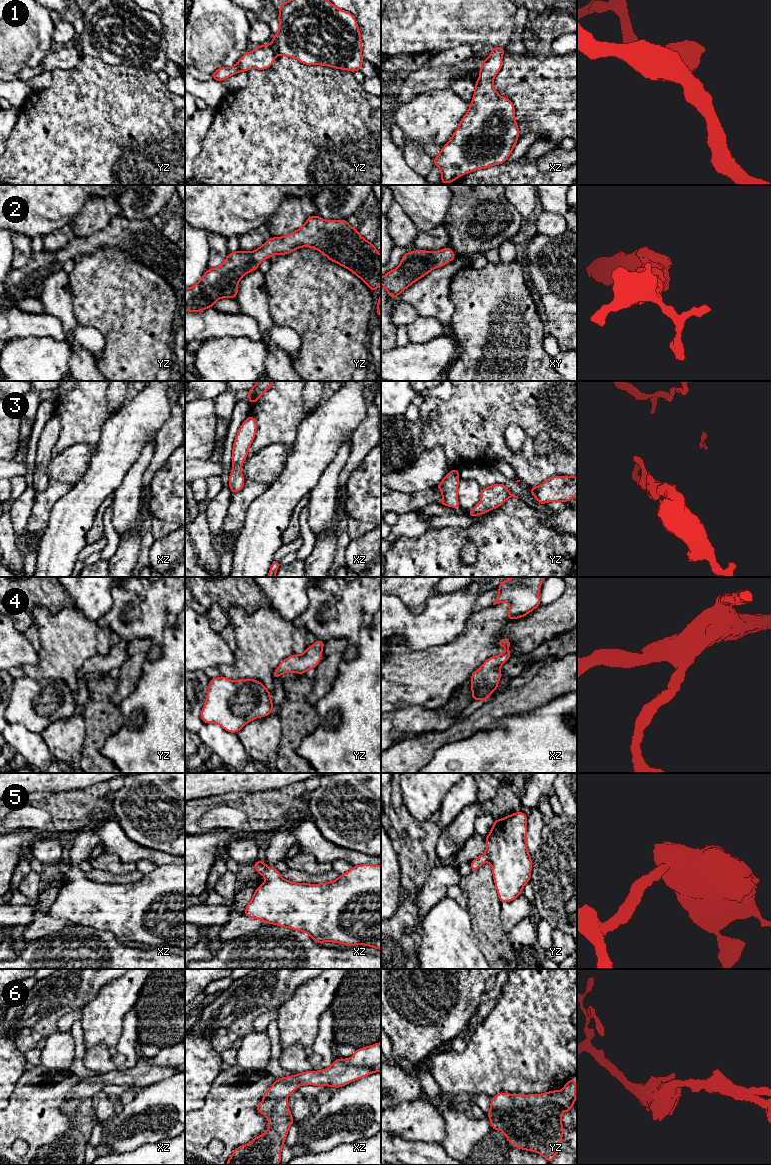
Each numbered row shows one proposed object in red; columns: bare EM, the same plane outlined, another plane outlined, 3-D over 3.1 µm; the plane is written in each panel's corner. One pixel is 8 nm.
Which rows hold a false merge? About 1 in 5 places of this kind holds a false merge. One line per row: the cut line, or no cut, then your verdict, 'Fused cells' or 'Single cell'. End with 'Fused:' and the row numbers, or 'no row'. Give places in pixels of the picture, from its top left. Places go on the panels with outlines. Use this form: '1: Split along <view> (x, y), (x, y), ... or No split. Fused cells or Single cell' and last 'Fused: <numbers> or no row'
1: No split. Single cell
2: No split. Single cell
3: No split. Single cell
4: No split. Single cell
5: No split. Single cell
6: No split. Single cell
Fused: no row

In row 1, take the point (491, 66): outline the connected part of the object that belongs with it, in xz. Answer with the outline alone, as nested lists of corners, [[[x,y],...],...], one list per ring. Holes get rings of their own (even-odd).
[[[491,48],[490,55],[482,61],[479,79],[475,82],[475,91],[471,105],[460,120],[459,127],[450,141],[445,144],[439,155],[433,158],[434,165],[441,170],[441,183],[452,183],[464,174],[504,163],[513,151],[519,137],[519,128],[515,120],[514,104],[500,96],[493,87],[493,79],[502,68],[505,50]]]

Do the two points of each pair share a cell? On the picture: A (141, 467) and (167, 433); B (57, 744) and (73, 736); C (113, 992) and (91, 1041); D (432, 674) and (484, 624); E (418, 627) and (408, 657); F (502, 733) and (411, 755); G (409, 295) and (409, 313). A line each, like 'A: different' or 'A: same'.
A: different
B: same
C: same
D: same
E: different
F: different
G: different

